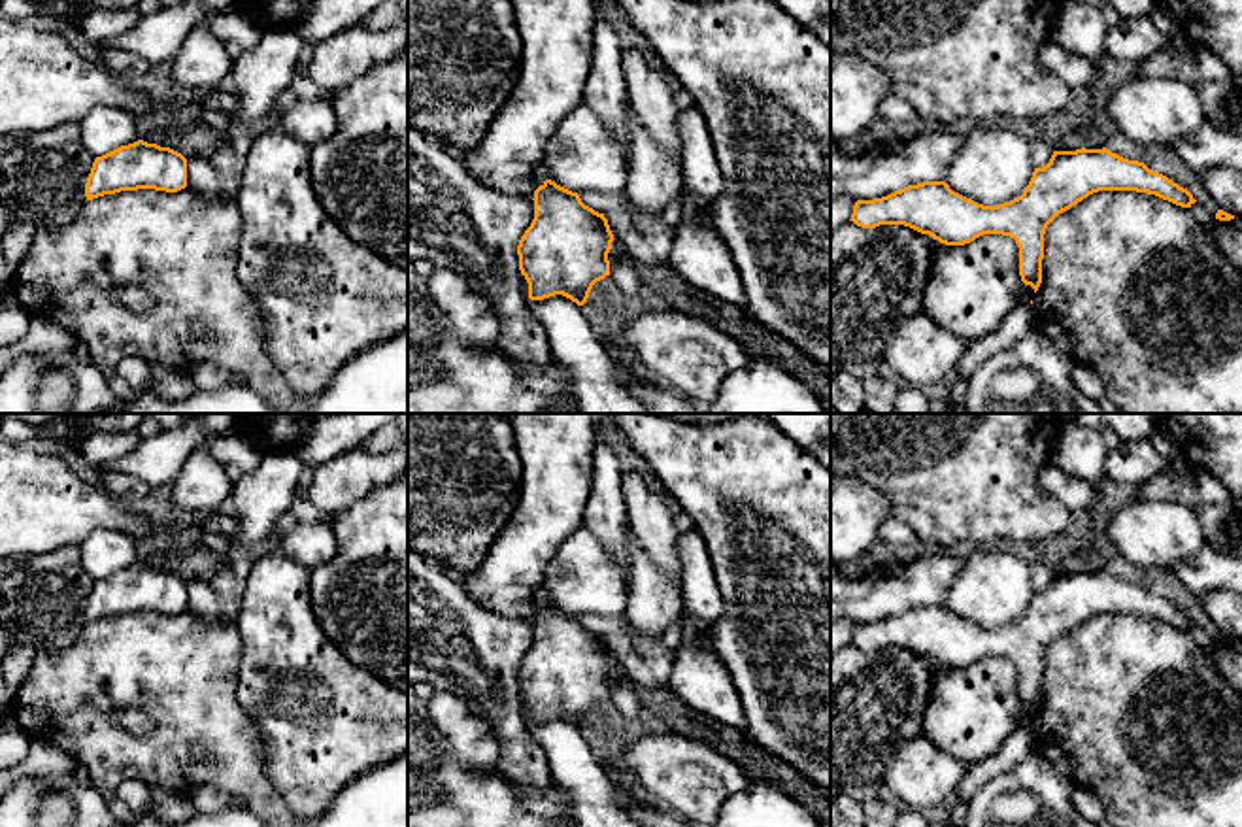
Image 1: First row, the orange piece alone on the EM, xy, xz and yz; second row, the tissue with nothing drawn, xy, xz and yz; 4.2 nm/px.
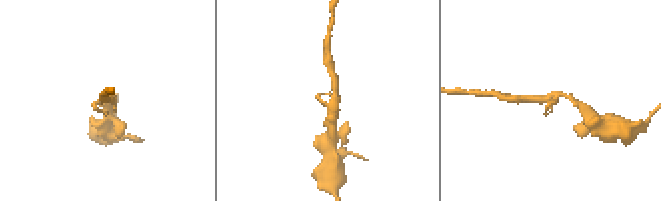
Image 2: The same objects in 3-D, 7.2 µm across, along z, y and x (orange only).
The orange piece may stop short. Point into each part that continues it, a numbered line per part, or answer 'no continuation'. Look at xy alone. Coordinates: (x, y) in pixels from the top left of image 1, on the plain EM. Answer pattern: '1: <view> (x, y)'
no continuation

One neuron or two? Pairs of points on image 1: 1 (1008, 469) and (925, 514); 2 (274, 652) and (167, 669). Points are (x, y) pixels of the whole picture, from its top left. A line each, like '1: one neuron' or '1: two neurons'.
1: one neuron
2: two neurons

